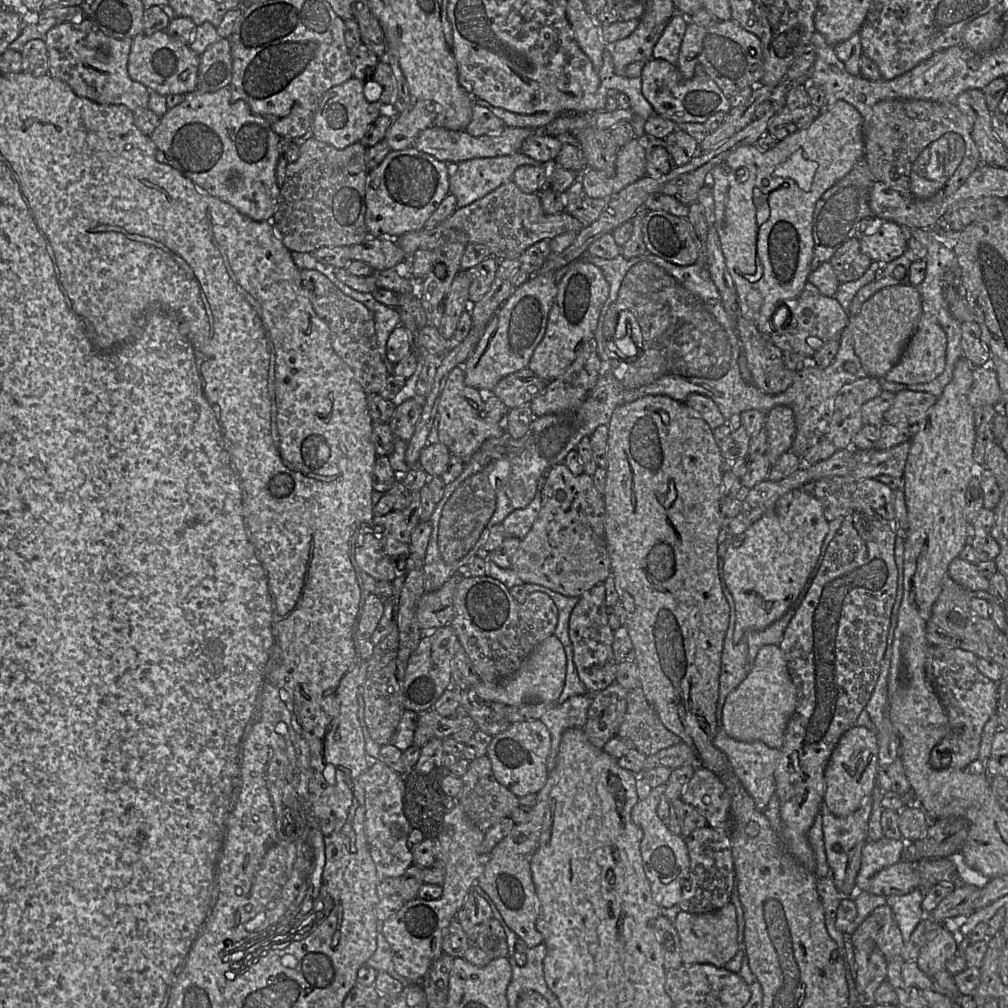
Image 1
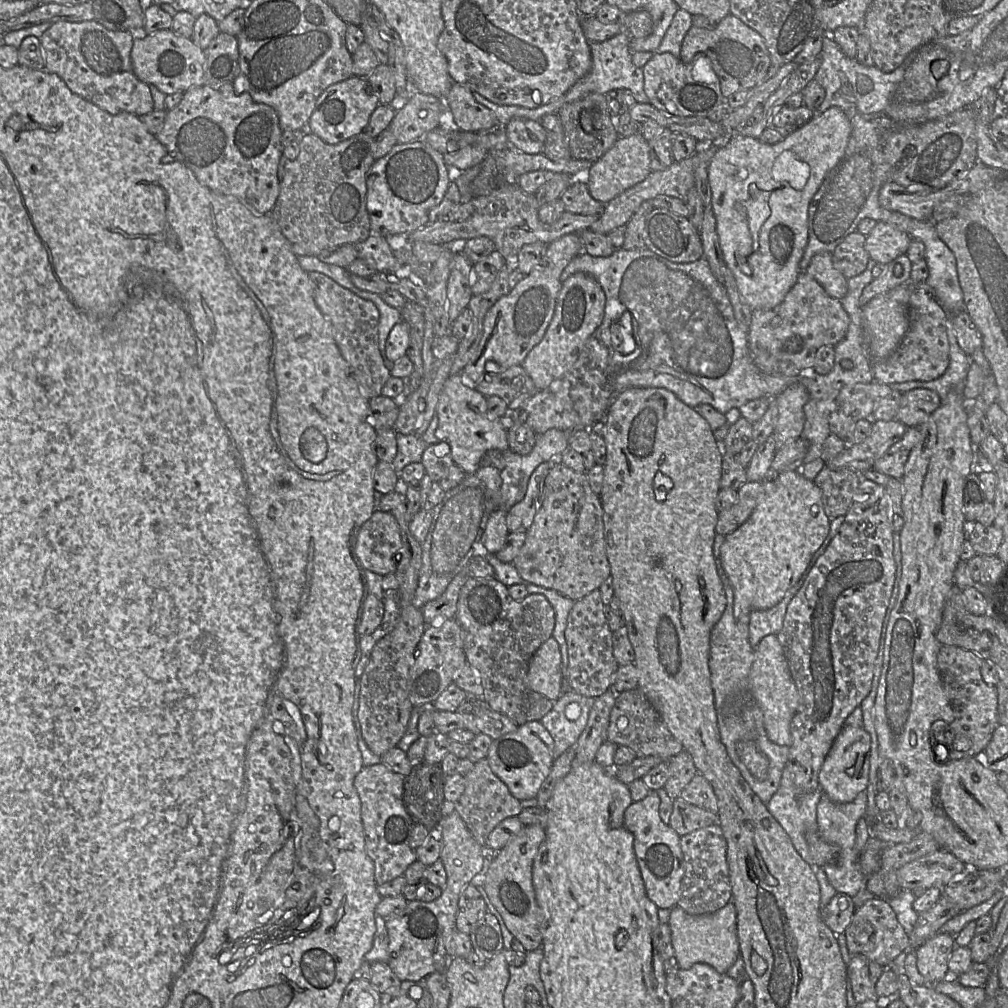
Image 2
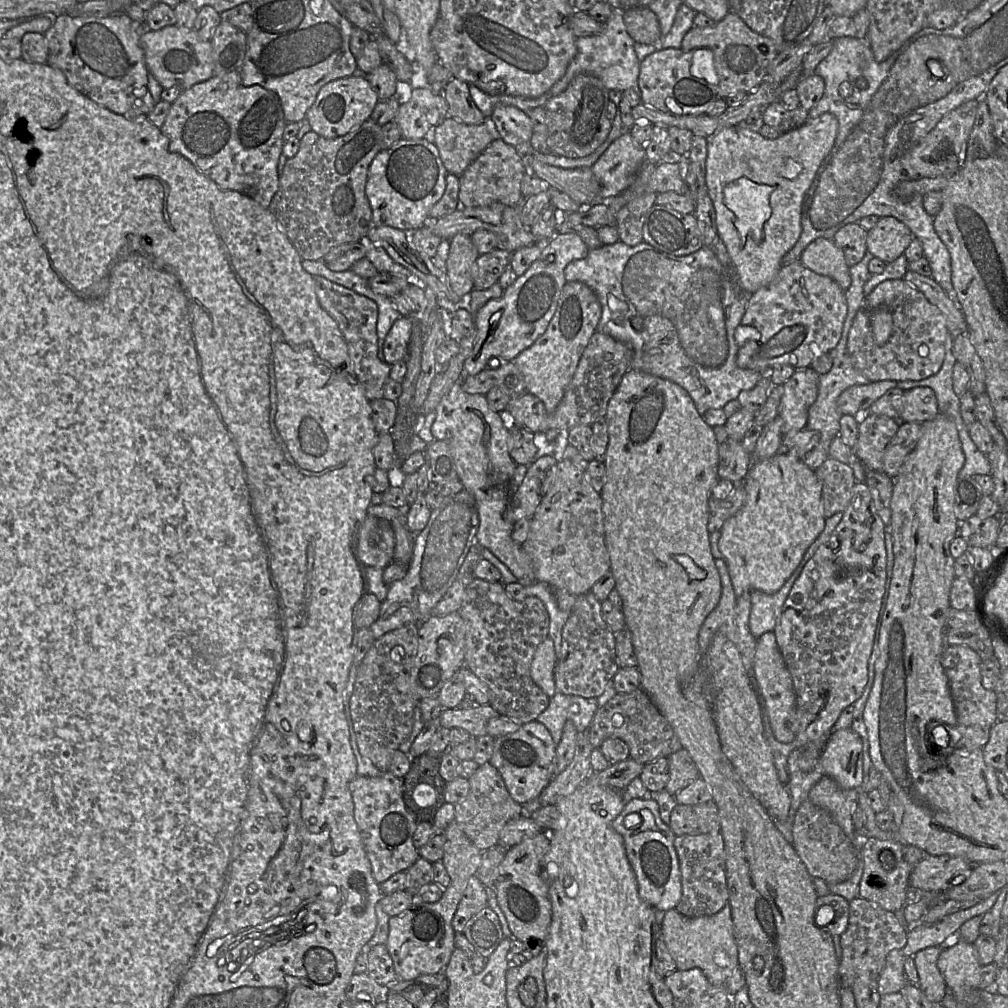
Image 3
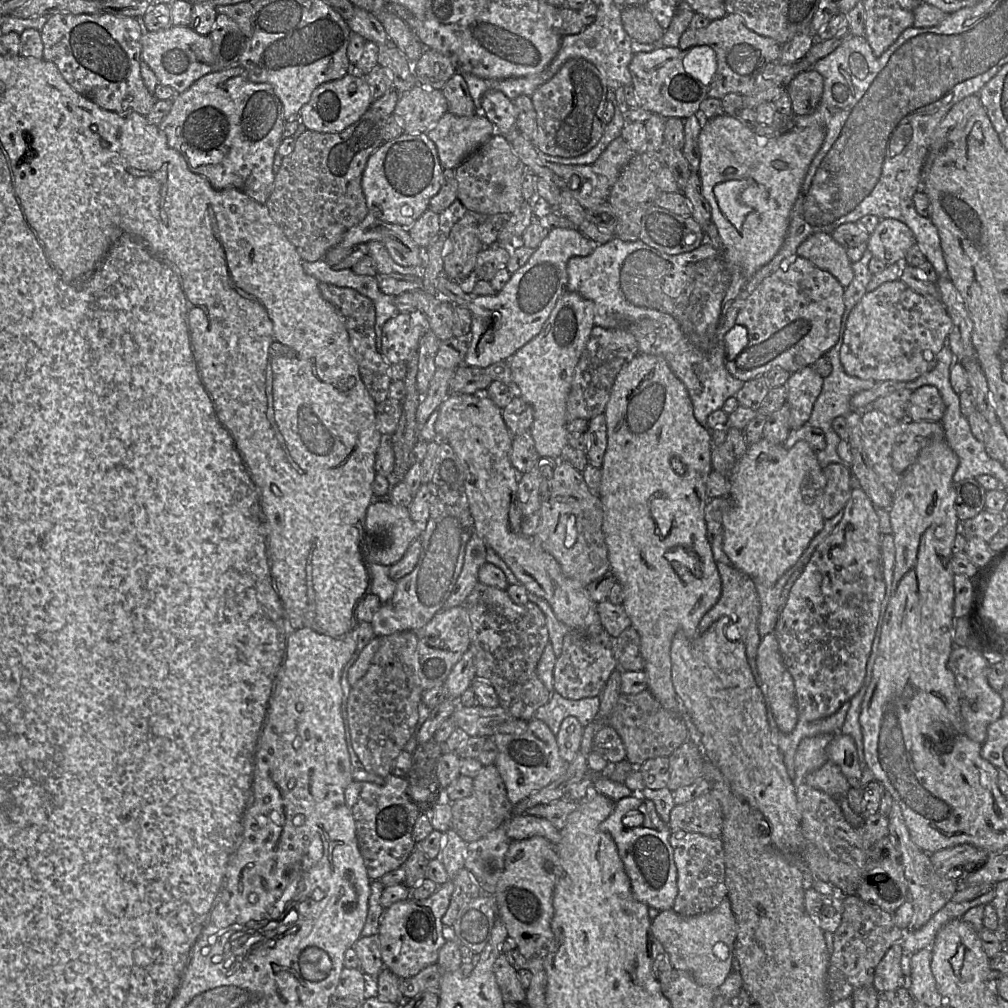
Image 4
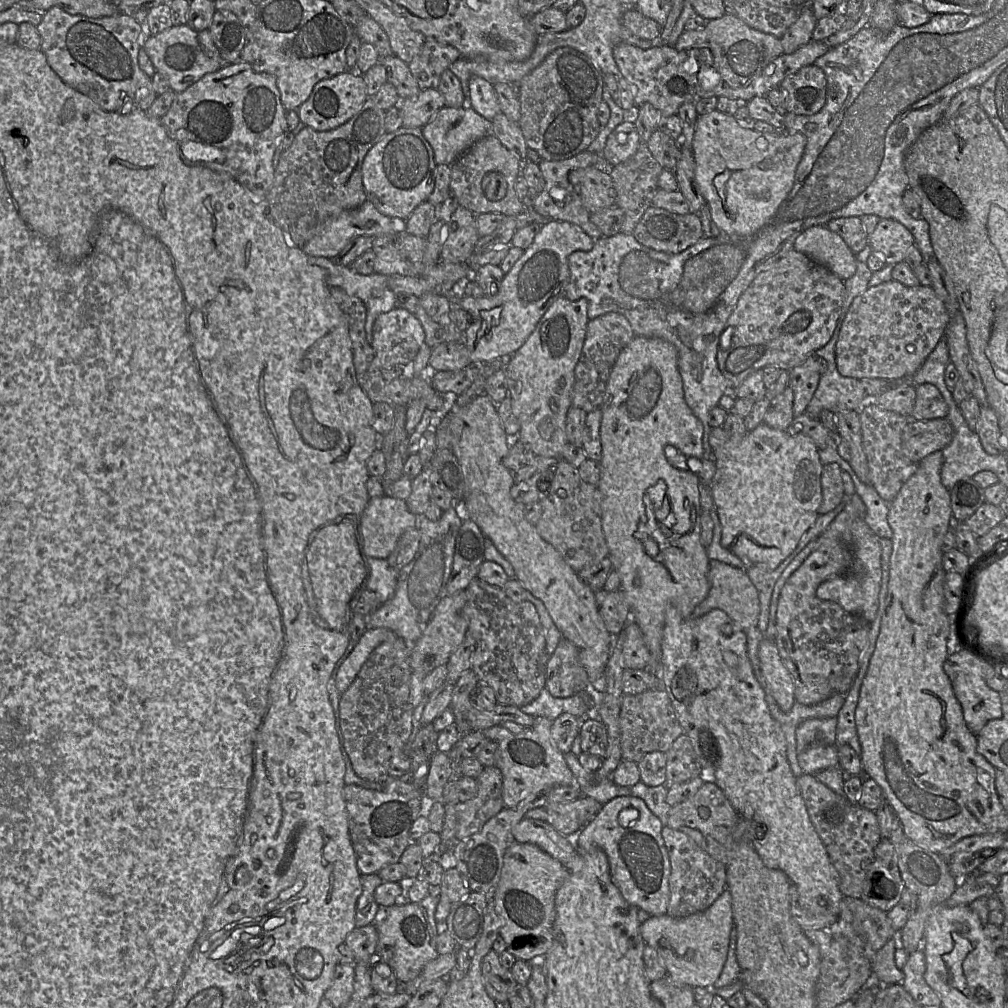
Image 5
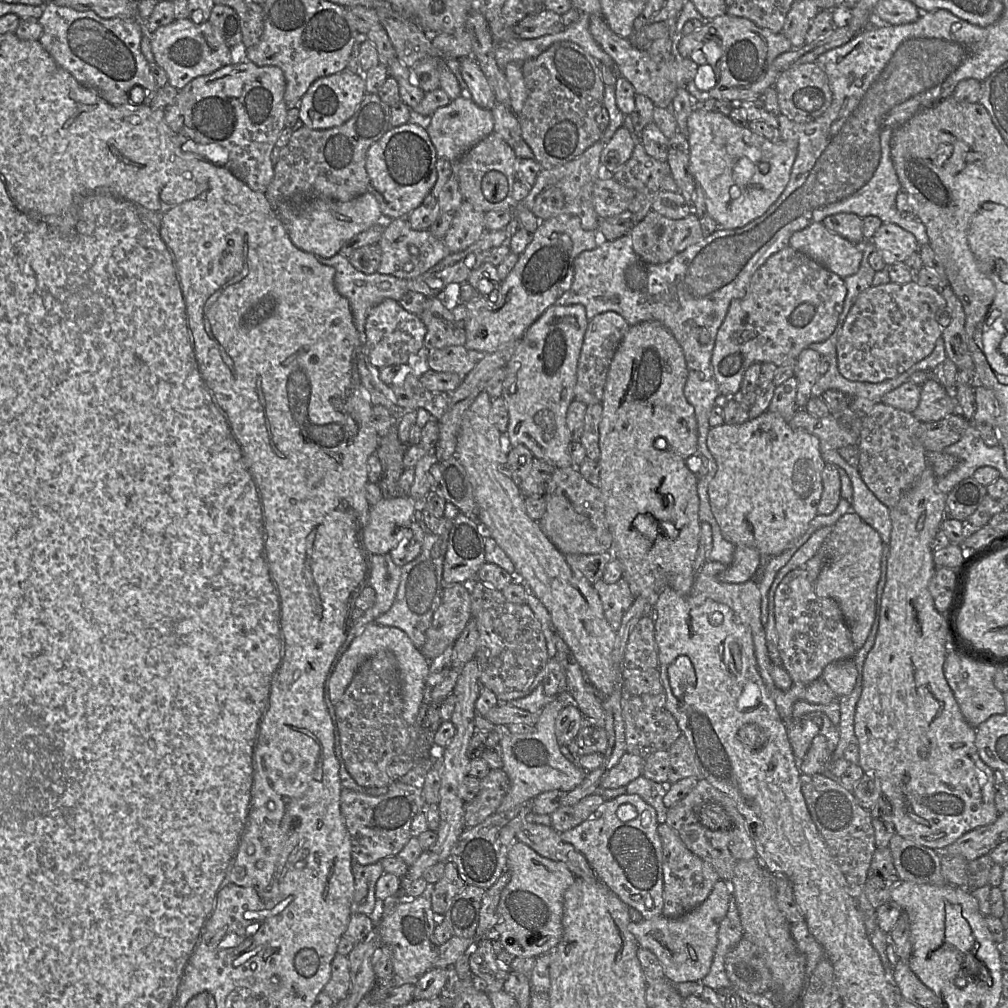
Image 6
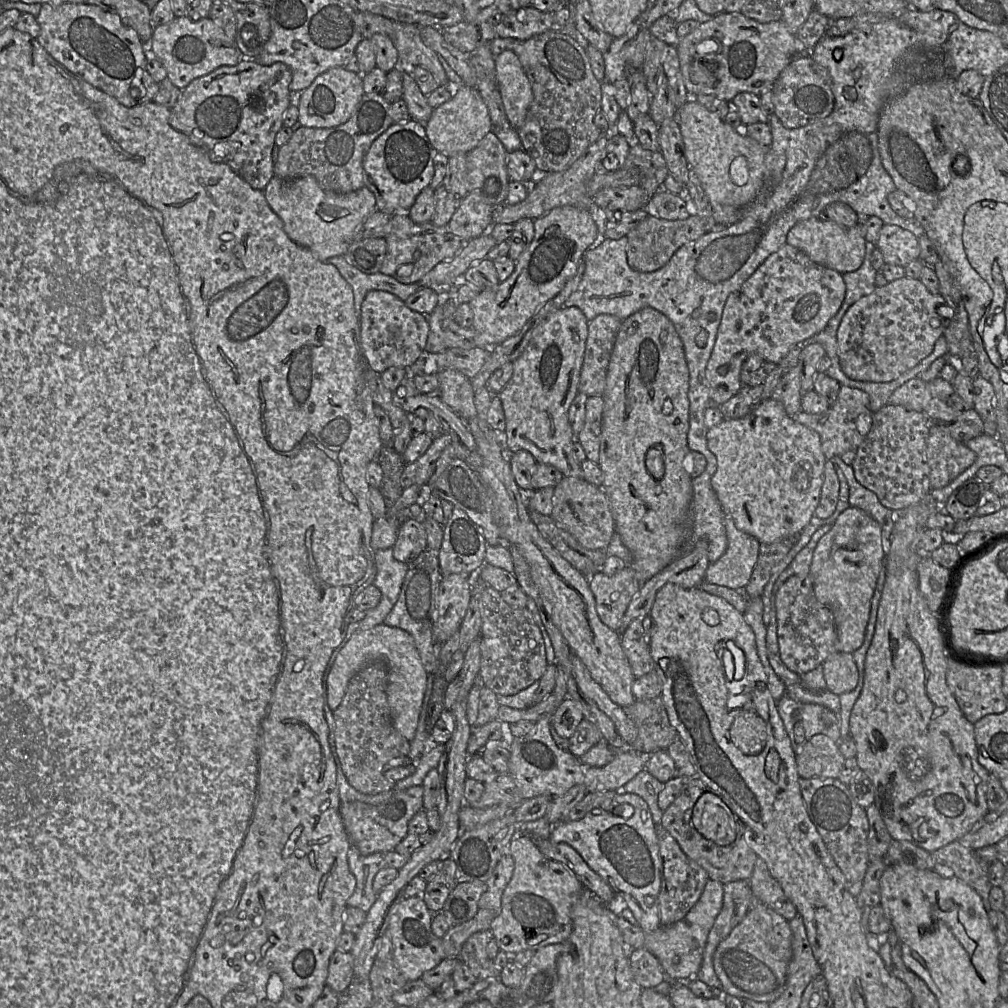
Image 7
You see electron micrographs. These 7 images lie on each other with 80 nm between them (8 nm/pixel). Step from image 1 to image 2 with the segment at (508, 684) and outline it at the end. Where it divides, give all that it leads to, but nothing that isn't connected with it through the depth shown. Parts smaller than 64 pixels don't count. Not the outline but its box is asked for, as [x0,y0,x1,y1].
[526,637,562,701]

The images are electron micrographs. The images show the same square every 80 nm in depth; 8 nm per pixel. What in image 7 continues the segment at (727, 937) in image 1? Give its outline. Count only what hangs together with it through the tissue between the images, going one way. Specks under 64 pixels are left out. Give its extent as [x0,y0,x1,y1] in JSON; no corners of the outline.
[617,879,723,982]

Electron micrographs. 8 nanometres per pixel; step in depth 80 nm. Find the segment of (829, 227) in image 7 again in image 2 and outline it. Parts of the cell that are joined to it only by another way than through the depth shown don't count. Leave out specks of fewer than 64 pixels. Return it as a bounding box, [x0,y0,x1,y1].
[806,252,848,300]

